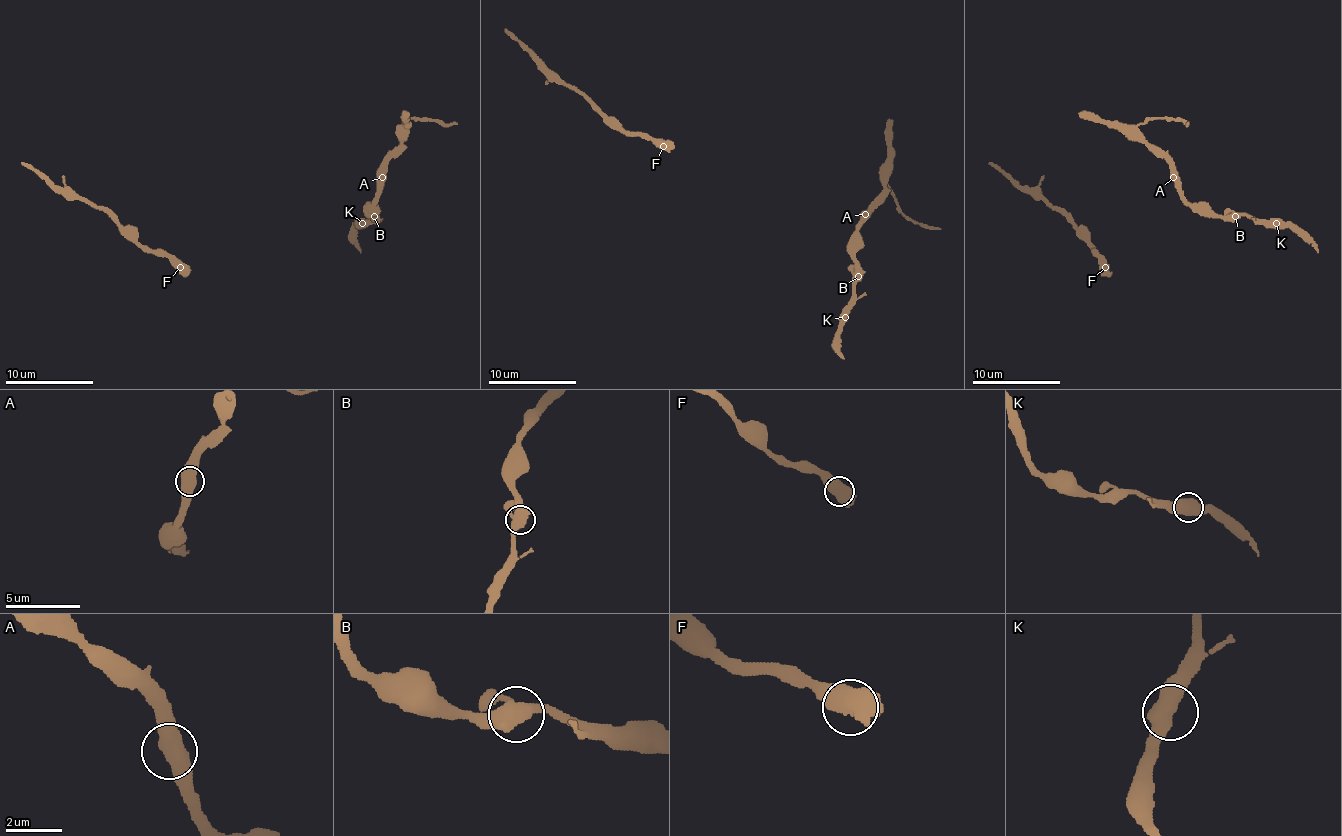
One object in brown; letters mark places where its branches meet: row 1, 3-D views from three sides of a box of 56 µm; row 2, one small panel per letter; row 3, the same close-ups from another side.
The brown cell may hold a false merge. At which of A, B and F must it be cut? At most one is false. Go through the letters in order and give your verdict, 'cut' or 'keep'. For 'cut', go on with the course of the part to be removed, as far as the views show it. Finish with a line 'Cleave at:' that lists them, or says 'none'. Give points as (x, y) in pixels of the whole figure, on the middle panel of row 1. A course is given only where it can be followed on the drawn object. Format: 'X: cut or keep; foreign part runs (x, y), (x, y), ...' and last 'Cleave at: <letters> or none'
A: keep
B: keep
F: keep
Cleave at: none

